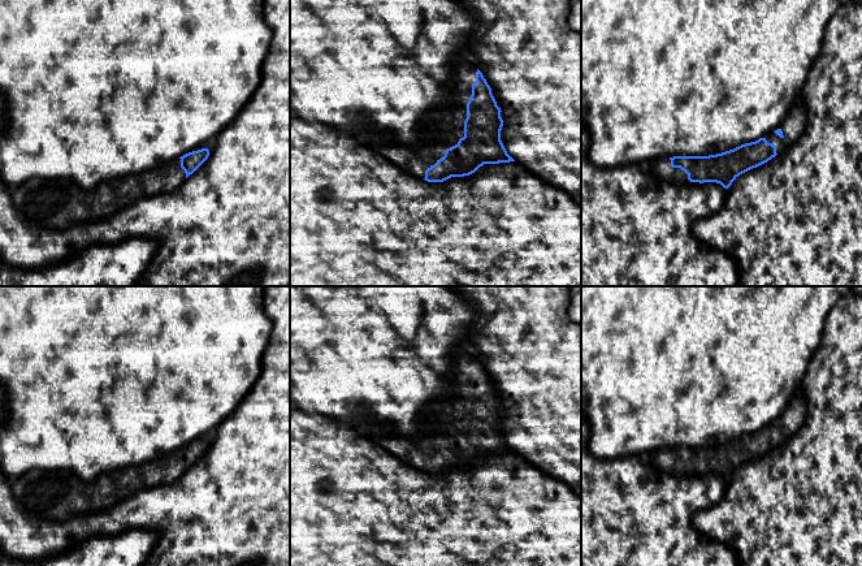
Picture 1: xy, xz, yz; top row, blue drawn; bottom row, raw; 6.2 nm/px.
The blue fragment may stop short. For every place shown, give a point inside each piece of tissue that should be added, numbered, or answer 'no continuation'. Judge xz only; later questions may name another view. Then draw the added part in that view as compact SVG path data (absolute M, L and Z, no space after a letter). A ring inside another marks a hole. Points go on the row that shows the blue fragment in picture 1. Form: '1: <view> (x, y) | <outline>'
1: xz (445, 126) | M460 60L454 72L454 87L447 104L432 112L420 133L423 147L412 150L394 141L389 134L374 129L360 130L358 138L369 144L387 160L395 163L408 173L425 178L425 170L434 165L445 151L464 137L467 103L476 82L476 65L469 60Z

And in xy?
1: xy (60, 203) | M174 159L134 176L101 182L91 190L79 187L73 180L33 178L20 186L10 187L10 196L16 209L30 224L52 230L62 230L114 215L140 198L173 191L185 180L186 173L181 168L181 159Z

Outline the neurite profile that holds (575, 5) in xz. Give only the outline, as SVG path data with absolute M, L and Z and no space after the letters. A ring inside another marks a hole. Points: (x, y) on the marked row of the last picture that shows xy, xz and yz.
M569 0L568 22L571 29L581 34L581 0Z

